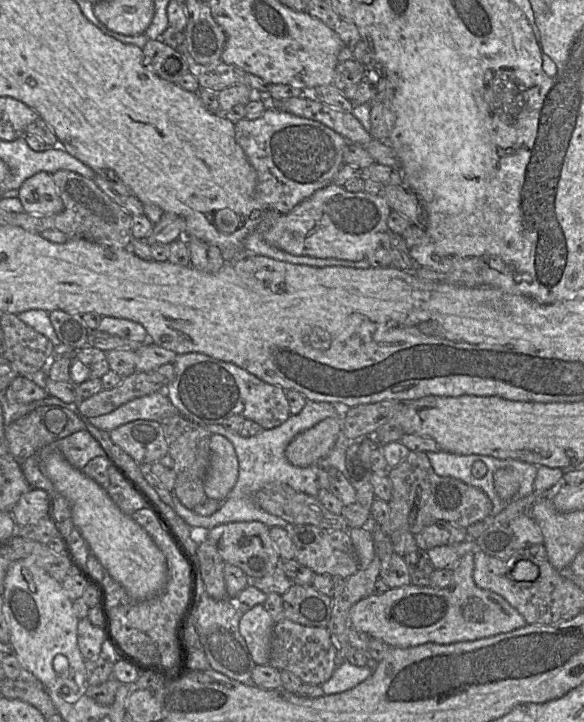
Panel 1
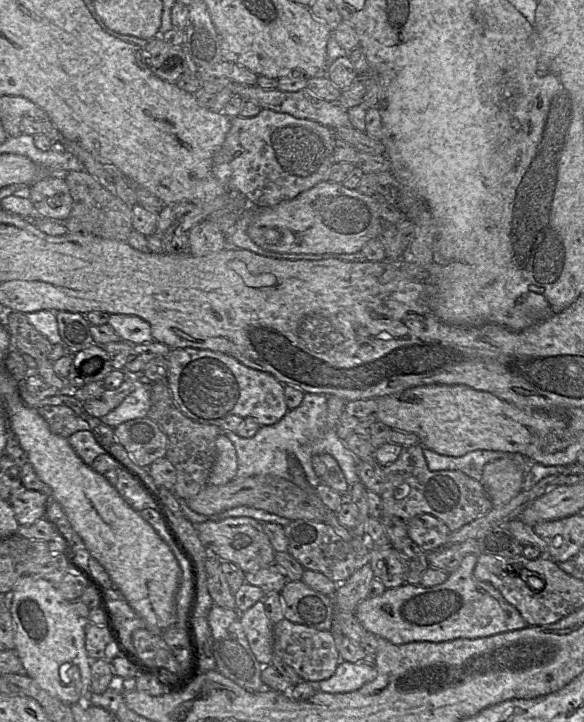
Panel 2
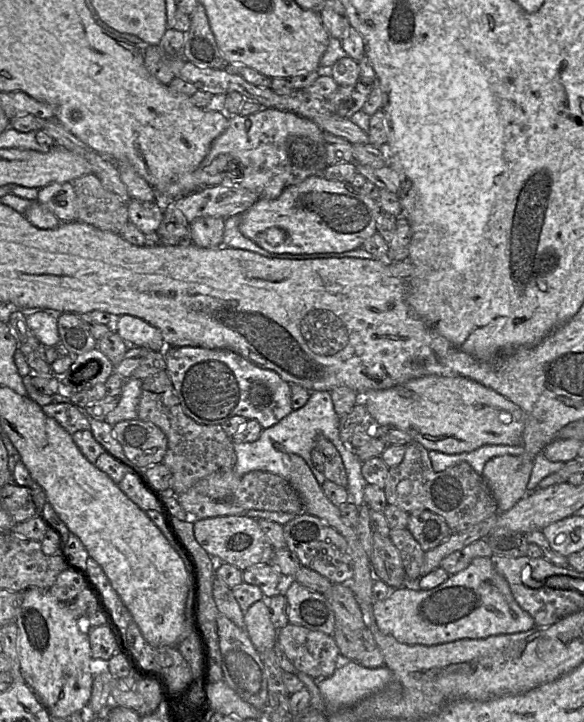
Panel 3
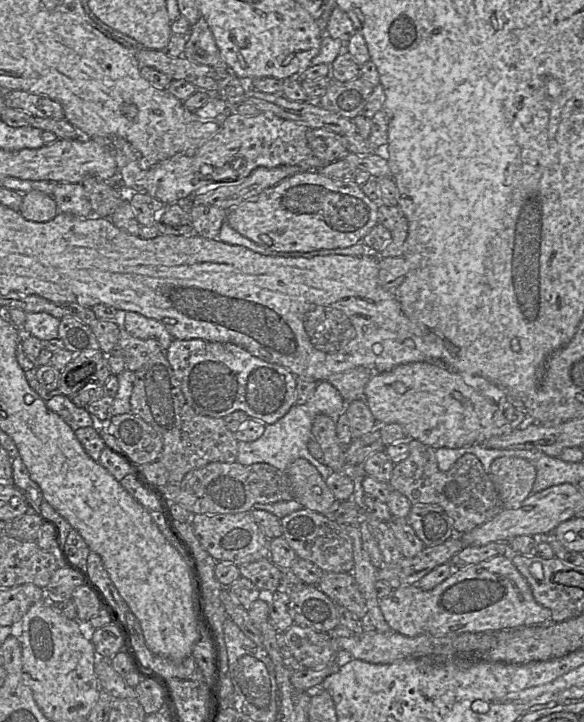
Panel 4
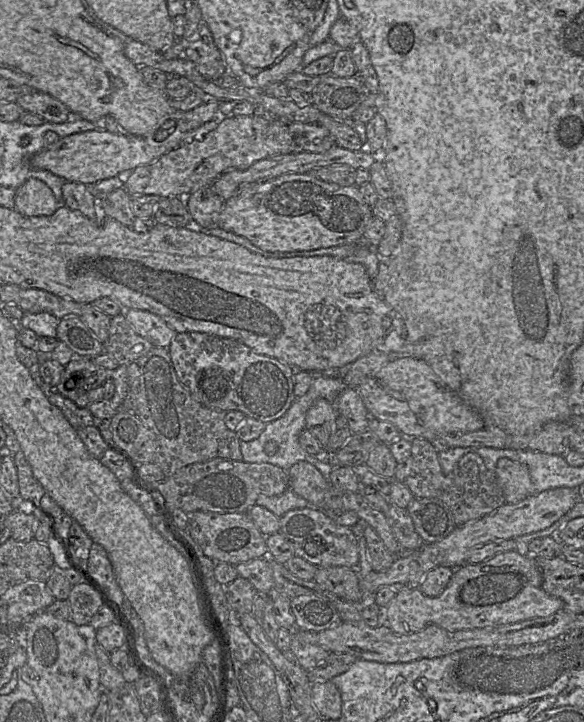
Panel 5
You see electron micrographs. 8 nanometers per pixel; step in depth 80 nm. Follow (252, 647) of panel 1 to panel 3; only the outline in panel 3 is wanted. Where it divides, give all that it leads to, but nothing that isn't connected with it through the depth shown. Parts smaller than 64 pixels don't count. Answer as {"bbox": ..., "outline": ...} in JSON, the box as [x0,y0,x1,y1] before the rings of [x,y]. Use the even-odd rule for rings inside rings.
{"bbox":[244,600,278,653],"outline":[[[259,600],[248,608],[244,613],[244,623],[245,631],[259,653],[275,651],[278,630],[270,620],[264,601]]]}

